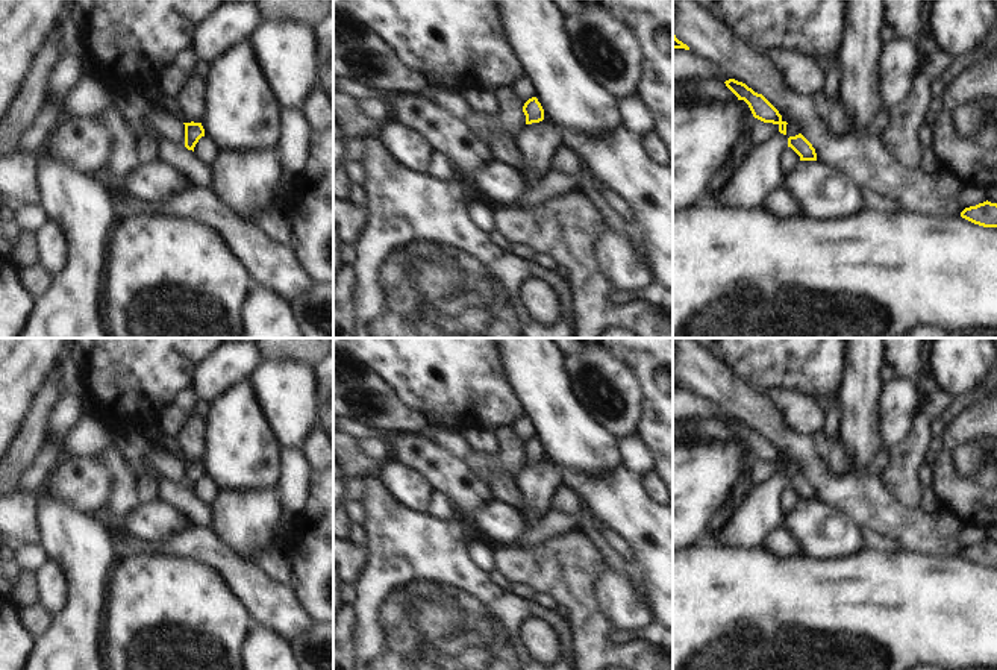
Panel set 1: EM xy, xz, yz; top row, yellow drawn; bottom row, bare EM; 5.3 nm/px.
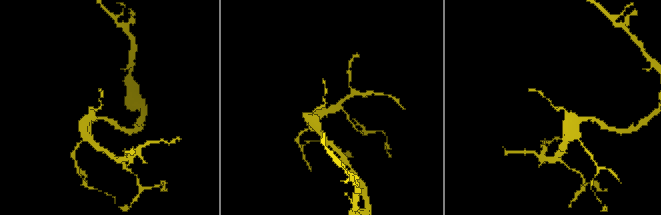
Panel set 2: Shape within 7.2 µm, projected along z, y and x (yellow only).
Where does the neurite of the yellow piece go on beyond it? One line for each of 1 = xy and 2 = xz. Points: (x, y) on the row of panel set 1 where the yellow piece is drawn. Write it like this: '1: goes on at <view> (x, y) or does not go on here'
1: does not go on here
2: does not go on here

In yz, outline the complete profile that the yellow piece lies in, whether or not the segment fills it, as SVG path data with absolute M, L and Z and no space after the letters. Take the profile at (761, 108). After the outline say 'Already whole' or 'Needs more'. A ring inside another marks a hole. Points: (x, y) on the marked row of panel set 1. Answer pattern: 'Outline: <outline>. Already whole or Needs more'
Outline: M729 79L724 83L738 97L738 100L744 100L749 105L755 118L764 123L777 124L779 132L786 135L788 123L782 120L779 111L762 94L755 92L745 83L735 79Z. Already whole.

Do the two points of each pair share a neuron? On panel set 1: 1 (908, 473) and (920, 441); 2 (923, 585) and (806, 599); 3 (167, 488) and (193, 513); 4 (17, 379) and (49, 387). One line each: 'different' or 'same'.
1: same
2: same
3: same
4: different

